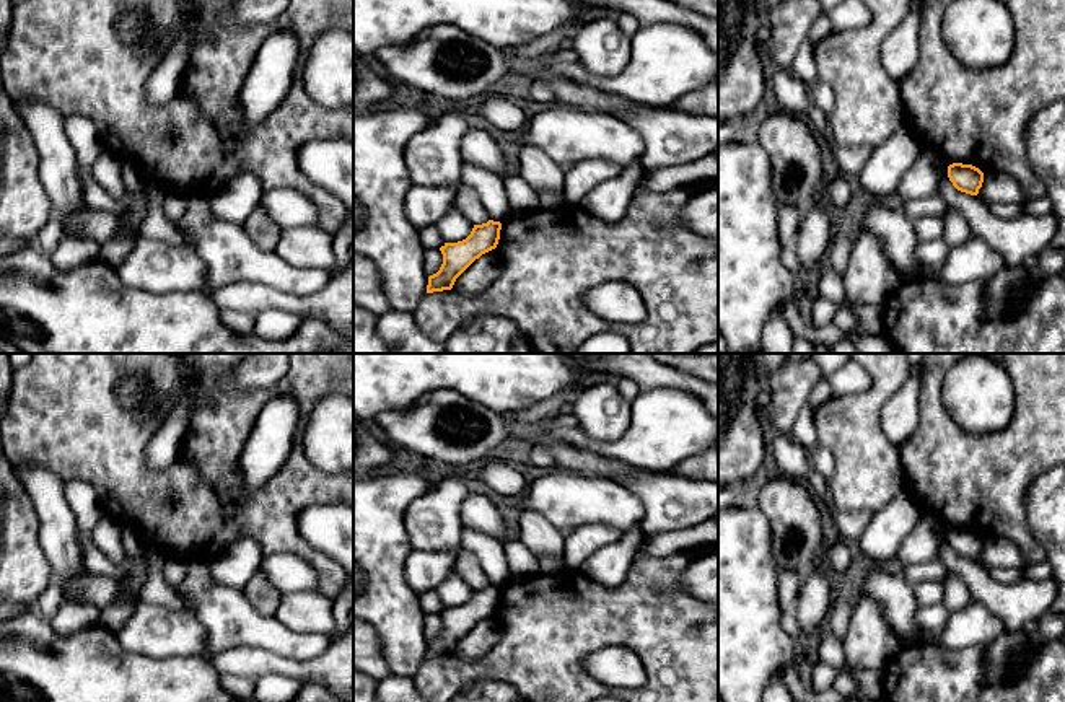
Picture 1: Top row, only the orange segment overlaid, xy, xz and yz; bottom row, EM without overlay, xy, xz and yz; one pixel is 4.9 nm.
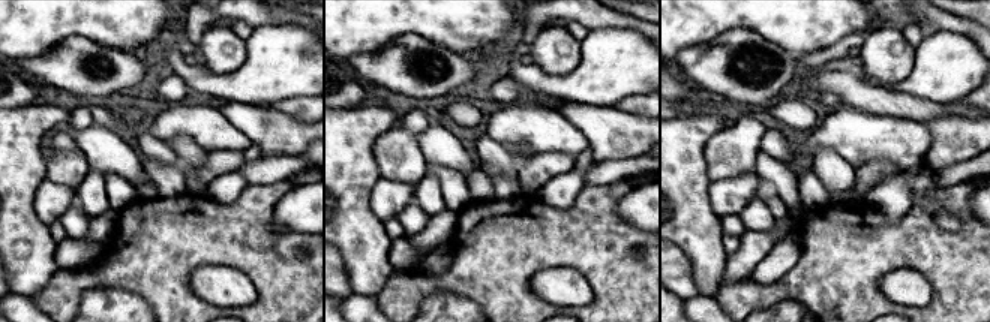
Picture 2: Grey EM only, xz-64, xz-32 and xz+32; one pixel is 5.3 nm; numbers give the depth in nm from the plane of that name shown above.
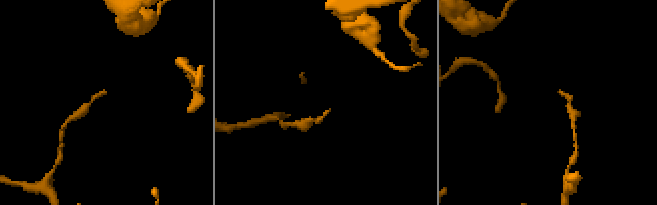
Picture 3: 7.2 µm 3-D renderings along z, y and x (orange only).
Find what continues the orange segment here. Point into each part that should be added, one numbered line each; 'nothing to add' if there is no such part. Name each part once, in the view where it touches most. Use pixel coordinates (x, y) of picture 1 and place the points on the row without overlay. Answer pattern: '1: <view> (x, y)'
nothing to add

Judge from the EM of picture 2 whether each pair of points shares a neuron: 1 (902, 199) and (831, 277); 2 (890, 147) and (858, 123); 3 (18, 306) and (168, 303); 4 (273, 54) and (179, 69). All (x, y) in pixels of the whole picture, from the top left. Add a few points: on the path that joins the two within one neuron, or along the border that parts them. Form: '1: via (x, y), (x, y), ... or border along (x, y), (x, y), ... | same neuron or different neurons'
1: border along (912, 202), (896, 220), (888, 220), (873, 207) | different neurons
2: via (882, 140), (873, 138), (866, 131) | same neuron
3: border along (30, 295), (36, 306) | different neurons
4: via (249, 78), (245, 83), (203, 81) | same neuron

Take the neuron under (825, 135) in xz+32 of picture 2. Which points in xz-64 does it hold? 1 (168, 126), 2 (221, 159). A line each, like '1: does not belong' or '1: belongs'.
1: belongs
2: does not belong

